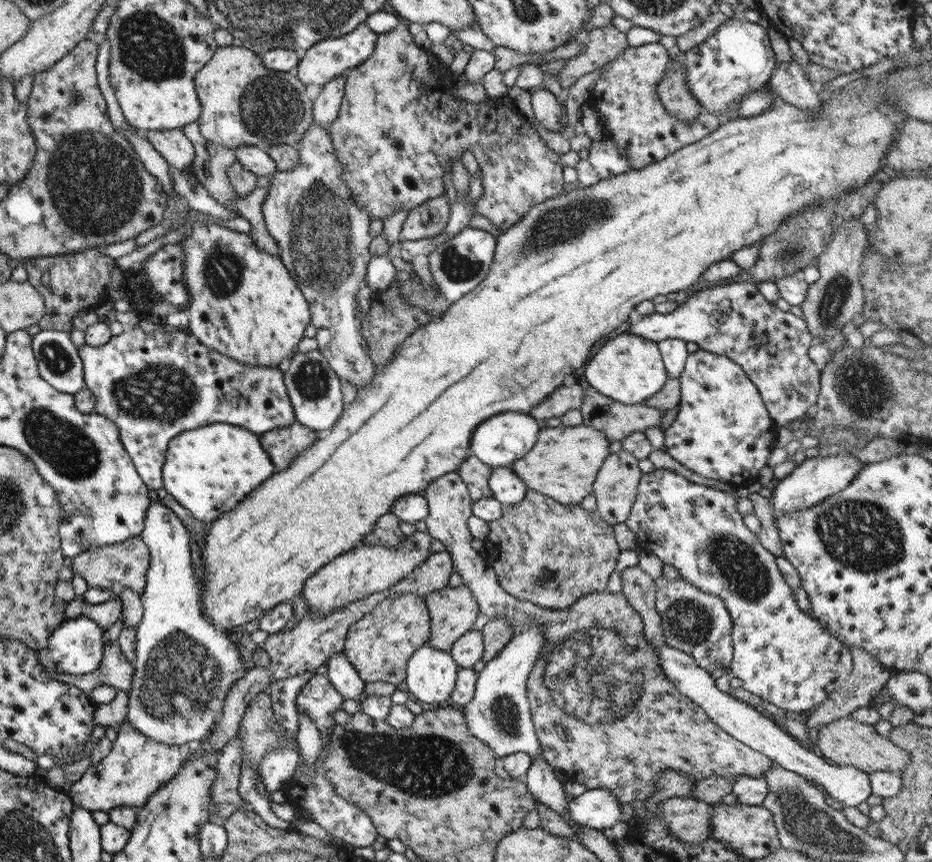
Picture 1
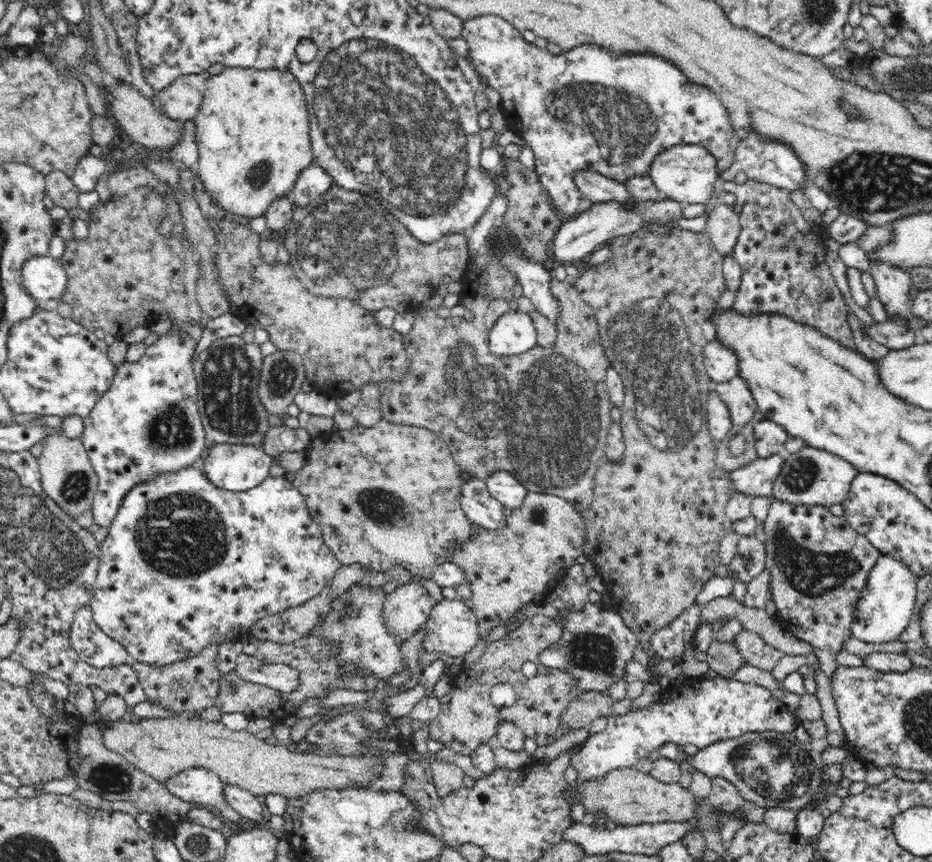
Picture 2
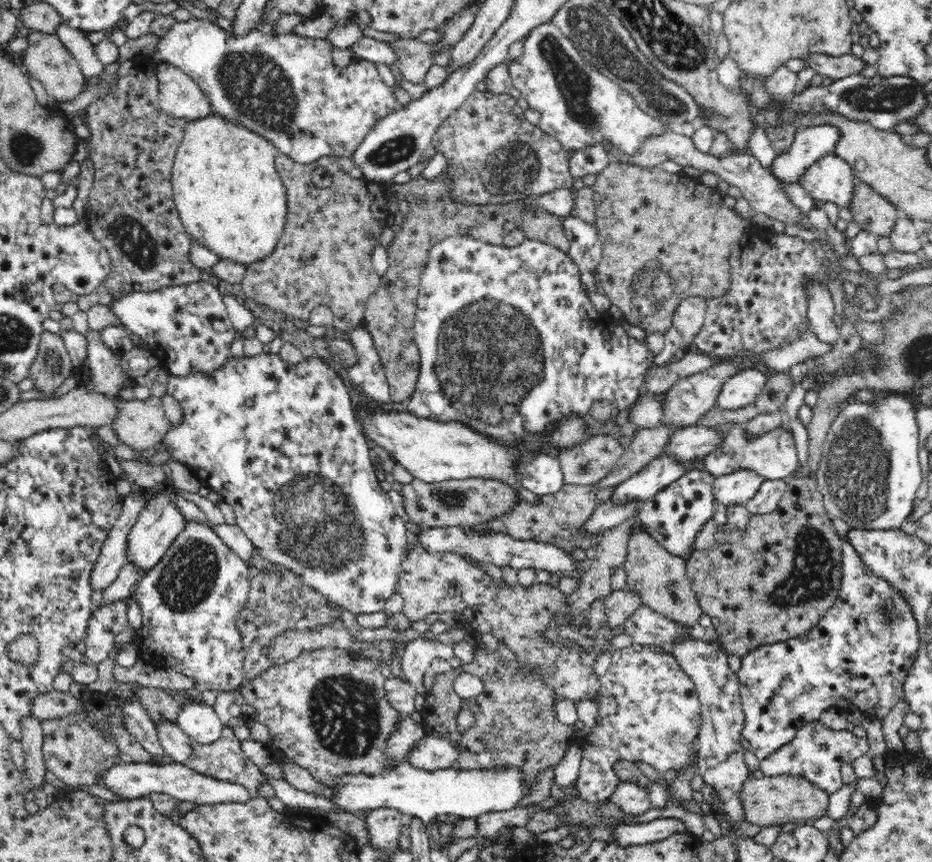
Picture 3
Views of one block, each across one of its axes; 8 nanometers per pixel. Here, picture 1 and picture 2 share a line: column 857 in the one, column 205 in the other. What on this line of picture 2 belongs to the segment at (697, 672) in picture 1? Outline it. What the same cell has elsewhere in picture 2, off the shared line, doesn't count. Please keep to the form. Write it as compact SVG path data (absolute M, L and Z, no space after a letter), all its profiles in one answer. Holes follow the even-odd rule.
M198 767L173 774L163 782L166 790L180 800L216 806L223 812L225 818L233 824L240 824L243 816L226 804L223 797L223 784L224 782L215 772Z

